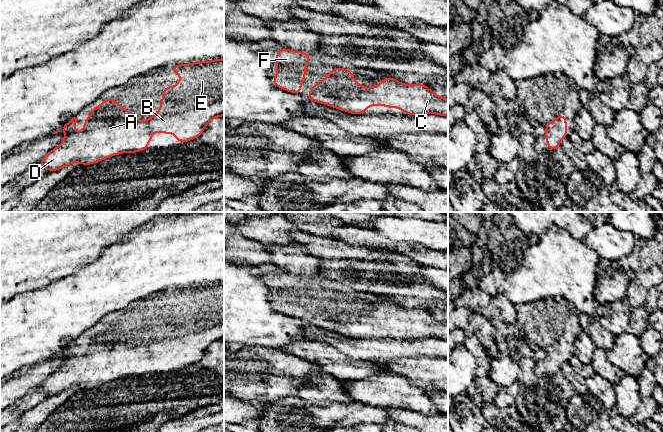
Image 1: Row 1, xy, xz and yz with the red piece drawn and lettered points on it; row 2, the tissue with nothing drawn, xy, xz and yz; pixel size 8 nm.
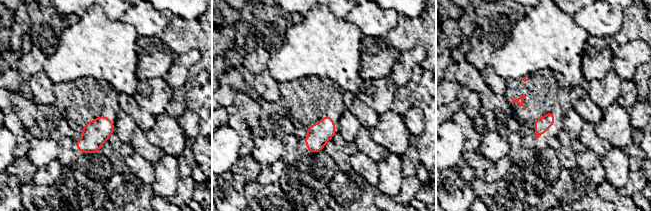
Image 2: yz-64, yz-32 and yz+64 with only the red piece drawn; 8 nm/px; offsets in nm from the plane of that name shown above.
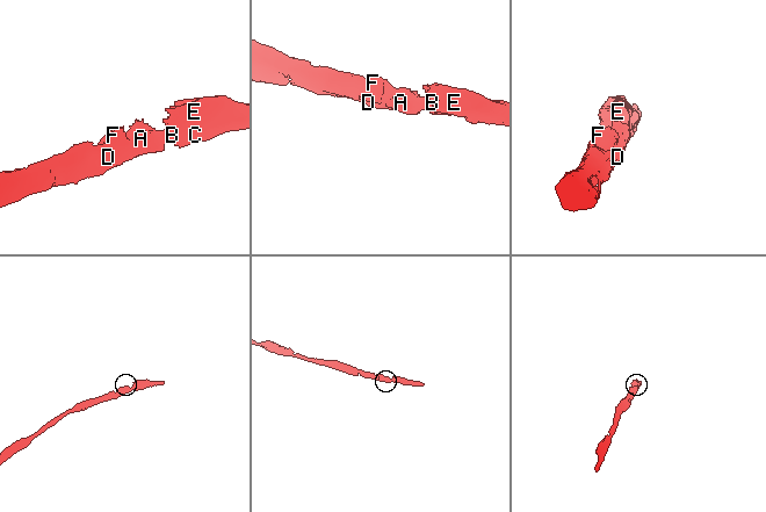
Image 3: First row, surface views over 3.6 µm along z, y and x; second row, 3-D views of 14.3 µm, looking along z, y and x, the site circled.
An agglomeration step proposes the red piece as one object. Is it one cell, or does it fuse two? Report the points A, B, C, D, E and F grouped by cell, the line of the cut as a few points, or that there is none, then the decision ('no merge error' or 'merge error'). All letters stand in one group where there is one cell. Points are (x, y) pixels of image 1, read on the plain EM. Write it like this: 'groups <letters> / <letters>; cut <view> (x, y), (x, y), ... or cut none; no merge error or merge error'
groups A B C D E F; cut none; no merge error

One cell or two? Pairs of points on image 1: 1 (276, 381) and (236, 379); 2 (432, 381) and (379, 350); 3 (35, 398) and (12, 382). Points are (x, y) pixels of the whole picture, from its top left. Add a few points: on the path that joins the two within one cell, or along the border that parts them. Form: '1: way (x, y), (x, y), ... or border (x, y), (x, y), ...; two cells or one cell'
1: way (266, 379), (262, 377), (246, 377); one cell
2: border (419, 358), (372, 360); two cells
3: border (36, 387), (10, 405); two cells

